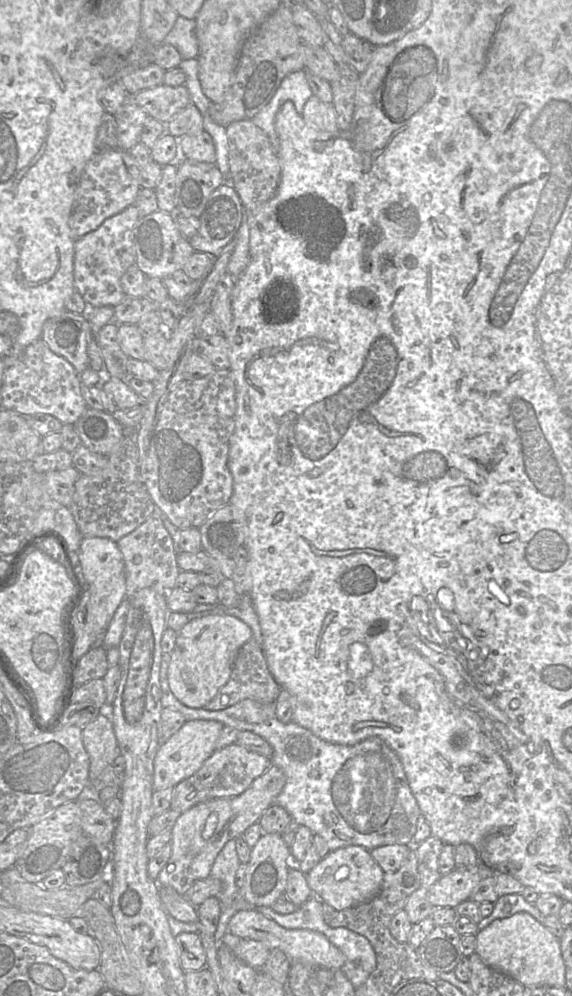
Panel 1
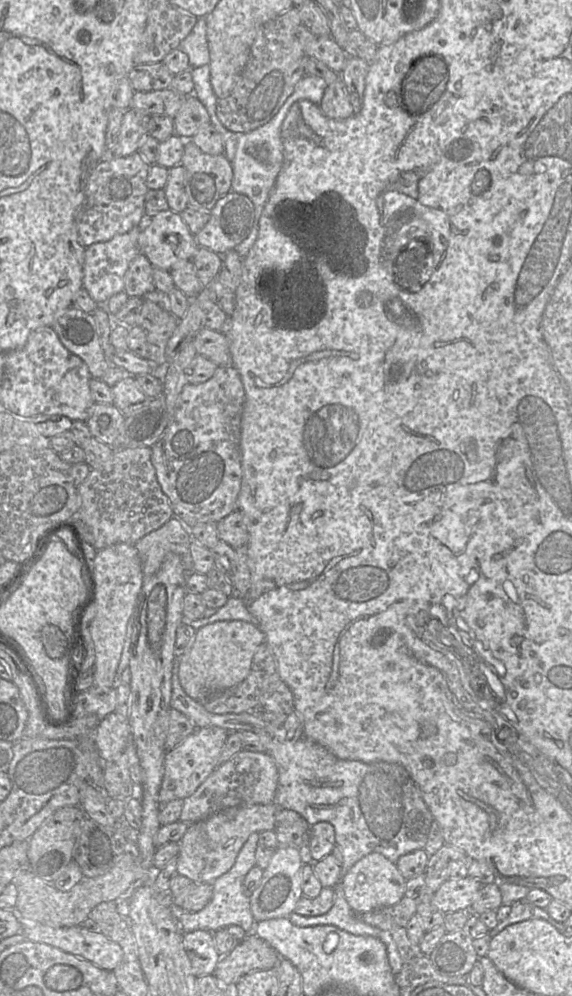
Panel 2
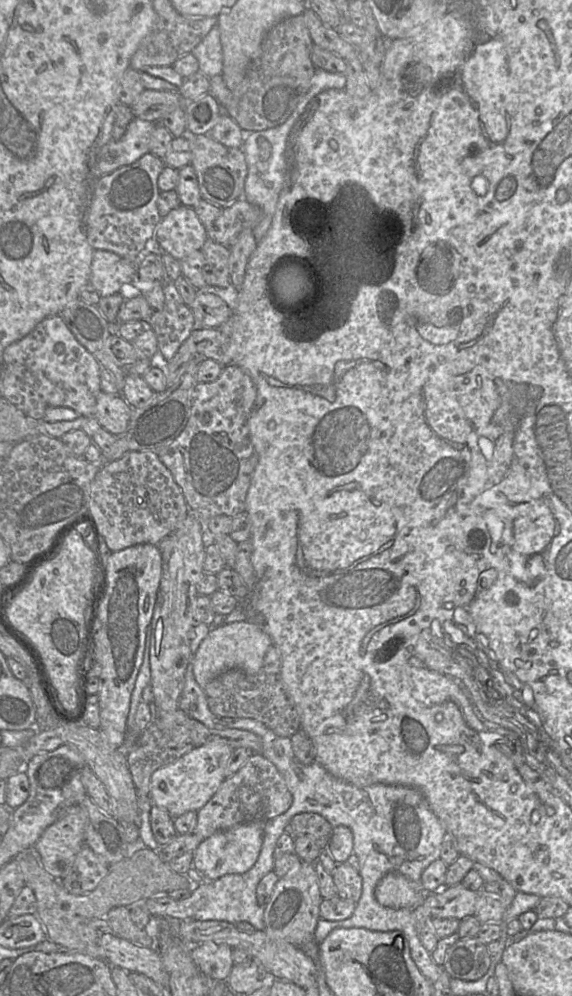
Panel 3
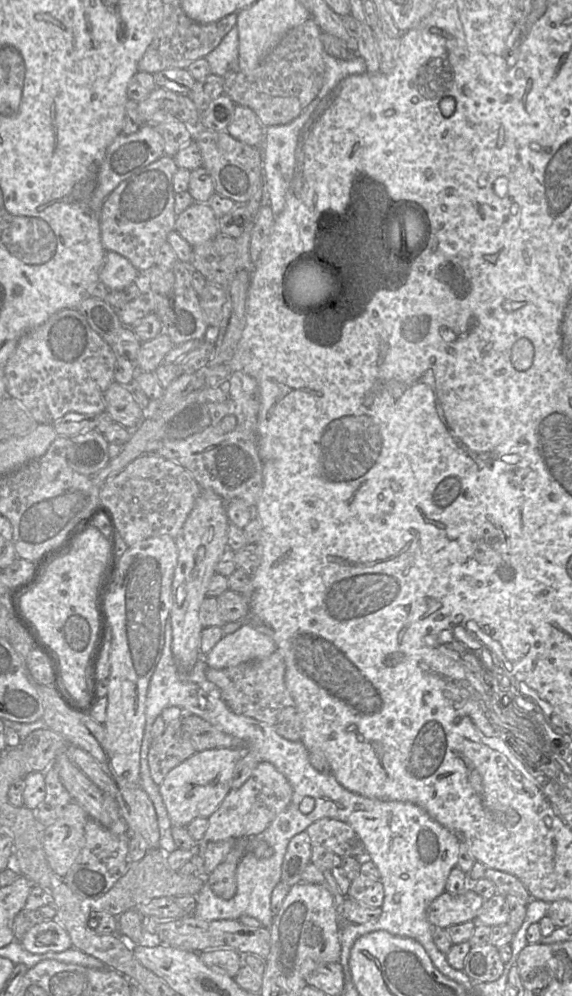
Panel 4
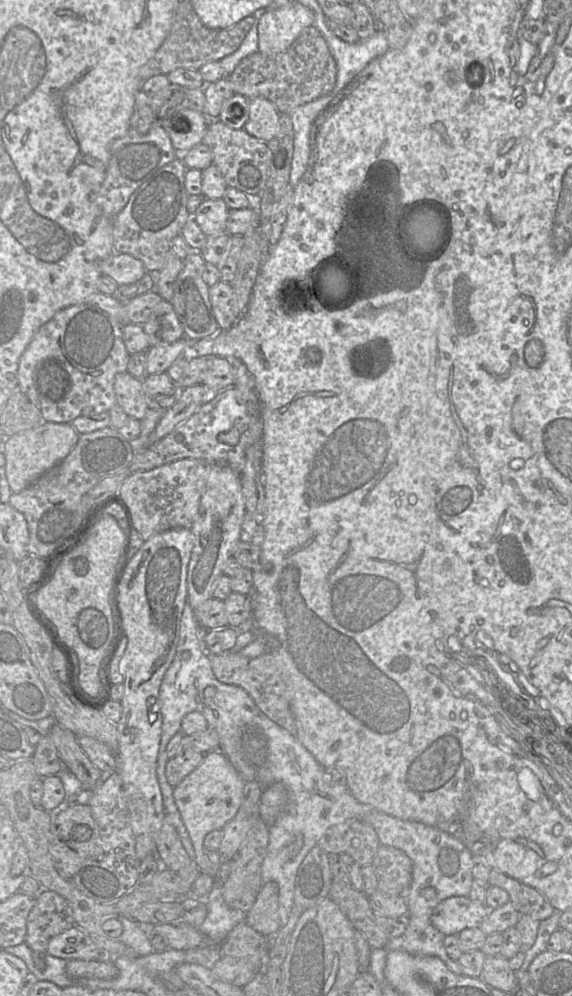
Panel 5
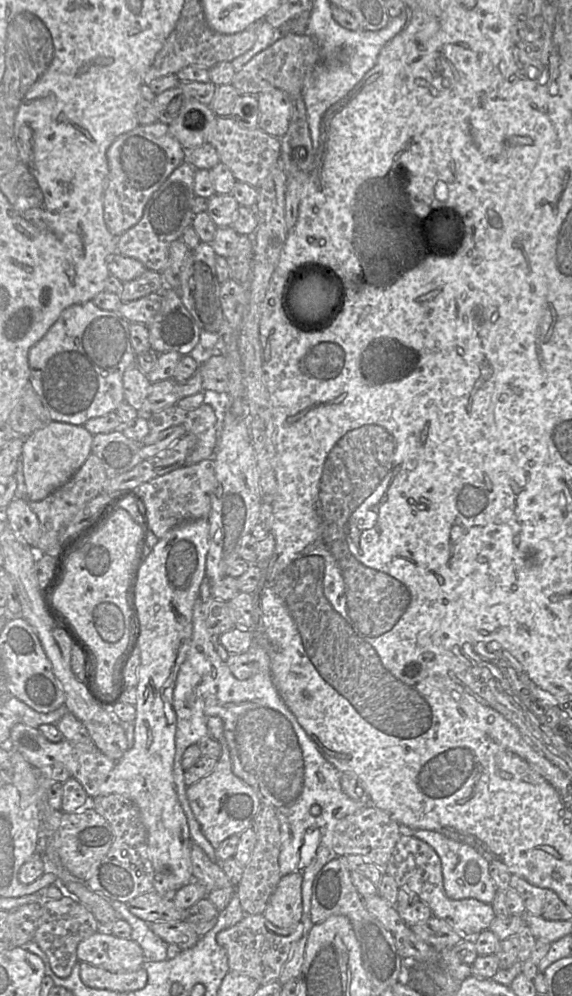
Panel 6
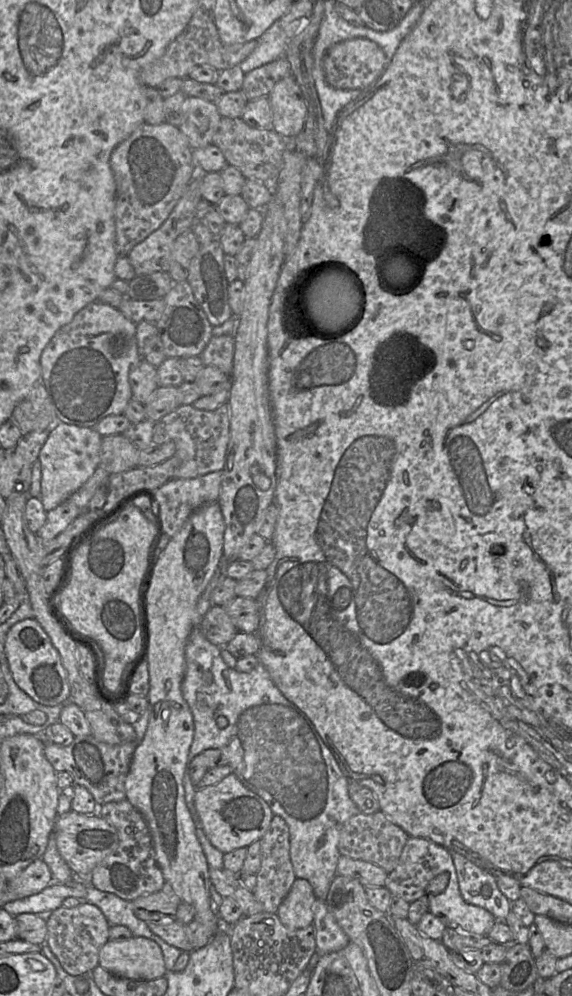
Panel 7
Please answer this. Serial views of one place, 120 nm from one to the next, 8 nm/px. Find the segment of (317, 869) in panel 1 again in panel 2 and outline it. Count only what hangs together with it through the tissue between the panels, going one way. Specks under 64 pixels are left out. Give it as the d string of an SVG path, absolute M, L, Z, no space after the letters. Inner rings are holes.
M370 853L357 861L342 877L338 889L356 913L370 912L393 906L404 896L407 879L396 864L379 853Z

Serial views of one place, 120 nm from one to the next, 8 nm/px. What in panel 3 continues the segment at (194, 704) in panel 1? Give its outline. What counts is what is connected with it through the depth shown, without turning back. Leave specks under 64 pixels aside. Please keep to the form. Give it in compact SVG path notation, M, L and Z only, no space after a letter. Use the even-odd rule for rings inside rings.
M249 620L215 627L209 631L191 659L195 680L200 687L205 688L212 679L230 669L240 669L253 675L261 668L271 645L270 636Z

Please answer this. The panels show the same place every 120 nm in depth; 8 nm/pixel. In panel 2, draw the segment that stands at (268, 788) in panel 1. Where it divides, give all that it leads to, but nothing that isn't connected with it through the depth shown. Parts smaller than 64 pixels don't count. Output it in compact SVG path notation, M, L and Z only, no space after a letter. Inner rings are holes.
M275 803L233 807L189 825L178 843L176 874L185 876L194 883L212 884L215 879L233 867L240 850L251 834L275 829L279 809L281 808Z

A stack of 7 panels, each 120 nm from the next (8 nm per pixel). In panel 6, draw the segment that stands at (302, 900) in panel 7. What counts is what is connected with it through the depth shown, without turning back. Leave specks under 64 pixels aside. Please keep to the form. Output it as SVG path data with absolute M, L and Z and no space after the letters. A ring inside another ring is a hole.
M300 873L282 876L262 915L279 928L288 928L300 922L304 915L302 883Z

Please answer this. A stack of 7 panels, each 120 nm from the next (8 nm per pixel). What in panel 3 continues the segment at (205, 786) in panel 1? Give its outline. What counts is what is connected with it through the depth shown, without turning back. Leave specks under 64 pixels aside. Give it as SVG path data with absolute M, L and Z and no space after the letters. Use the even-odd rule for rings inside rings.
M253 753L231 777L226 778L207 804L197 811L197 826L193 832L200 843L219 831L257 820L269 820L286 812L293 802L285 779L261 753Z

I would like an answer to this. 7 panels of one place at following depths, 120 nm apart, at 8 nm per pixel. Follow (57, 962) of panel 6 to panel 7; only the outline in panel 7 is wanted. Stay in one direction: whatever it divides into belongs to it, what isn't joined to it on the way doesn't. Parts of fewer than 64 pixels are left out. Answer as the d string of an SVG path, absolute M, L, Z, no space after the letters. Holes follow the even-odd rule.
M83 903L76 907L63 906L52 911L47 921L45 943L58 958L63 969L72 976L90 975L91 971L99 966L99 952L110 940L111 925L95 905Z

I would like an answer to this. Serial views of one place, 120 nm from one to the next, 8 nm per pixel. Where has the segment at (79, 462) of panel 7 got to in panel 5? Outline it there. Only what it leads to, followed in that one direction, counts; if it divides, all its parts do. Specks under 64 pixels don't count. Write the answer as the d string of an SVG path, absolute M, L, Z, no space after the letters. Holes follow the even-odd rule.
M45 422L5 439L1 451L5 456L5 474L13 493L18 493L45 472L60 463L75 447L79 433L70 423Z

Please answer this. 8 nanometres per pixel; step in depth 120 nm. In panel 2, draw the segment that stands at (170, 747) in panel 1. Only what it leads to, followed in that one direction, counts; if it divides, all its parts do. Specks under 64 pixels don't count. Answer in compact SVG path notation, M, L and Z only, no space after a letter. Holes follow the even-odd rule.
M219 727L196 728L181 744L166 753L164 774L158 794L161 805L173 800L184 800L194 794L218 766L228 733Z

